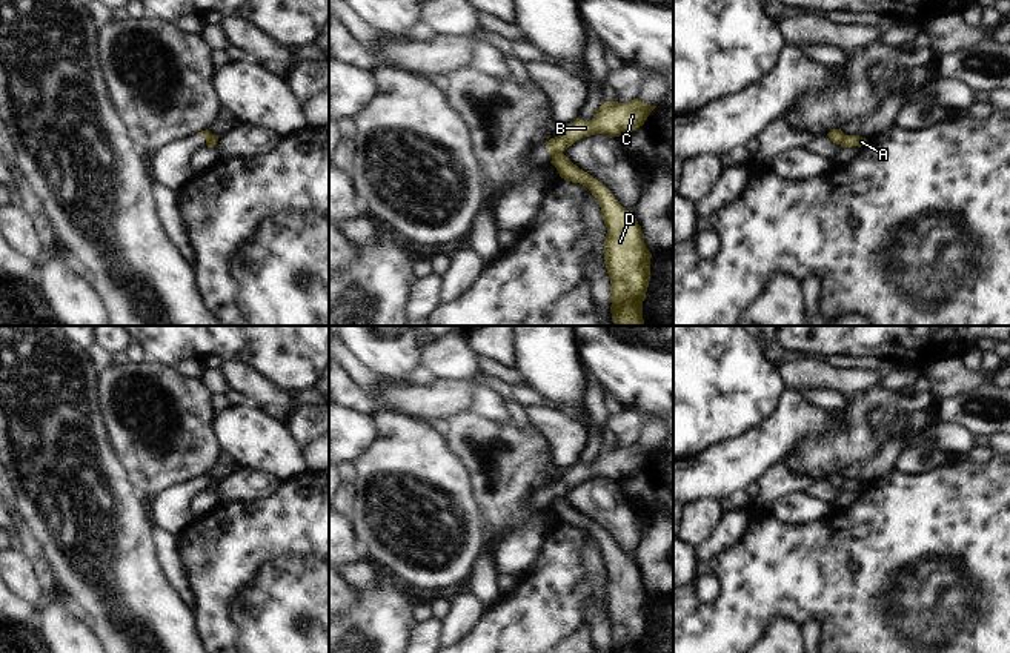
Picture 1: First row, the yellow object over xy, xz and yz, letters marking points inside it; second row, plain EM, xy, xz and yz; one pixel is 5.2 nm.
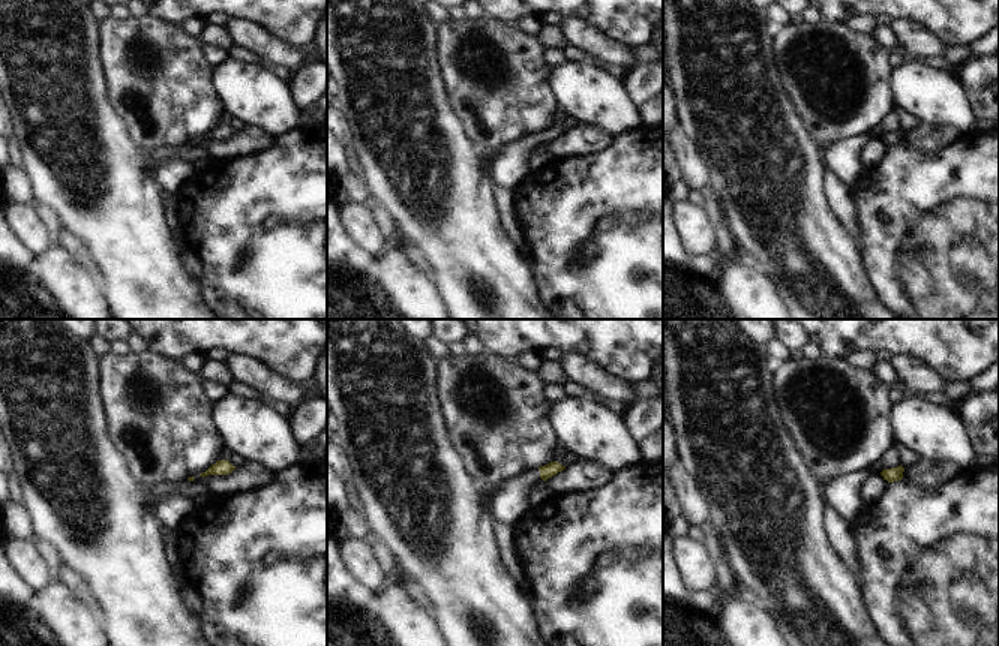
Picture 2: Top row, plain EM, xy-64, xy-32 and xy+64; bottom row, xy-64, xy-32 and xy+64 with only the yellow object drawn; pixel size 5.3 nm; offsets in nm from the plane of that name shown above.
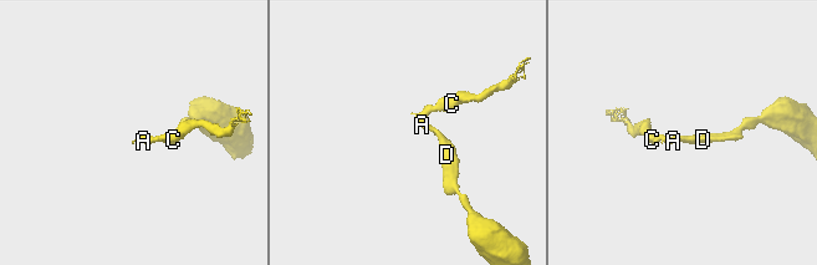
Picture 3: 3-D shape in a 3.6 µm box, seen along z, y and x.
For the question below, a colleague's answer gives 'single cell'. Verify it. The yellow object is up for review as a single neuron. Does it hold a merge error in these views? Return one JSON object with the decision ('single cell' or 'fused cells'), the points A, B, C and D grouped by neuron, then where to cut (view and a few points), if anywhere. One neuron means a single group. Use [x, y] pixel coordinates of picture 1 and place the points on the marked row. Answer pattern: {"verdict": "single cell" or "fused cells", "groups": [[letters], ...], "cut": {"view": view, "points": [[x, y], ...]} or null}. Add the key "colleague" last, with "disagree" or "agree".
{"verdict": "fused cells", "groups": [["A", "D"], ["B", "C"]], "cut": {"view": "xz", "points": [[561, 152], [552, 155]]}, "colleague": "disagree"}

